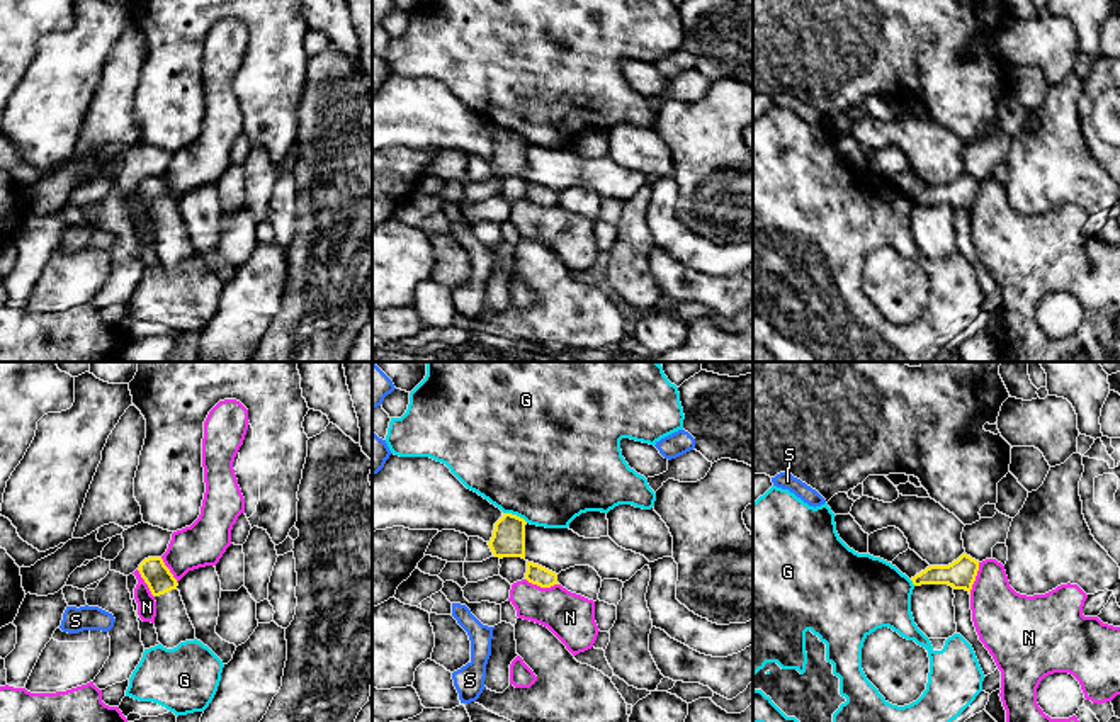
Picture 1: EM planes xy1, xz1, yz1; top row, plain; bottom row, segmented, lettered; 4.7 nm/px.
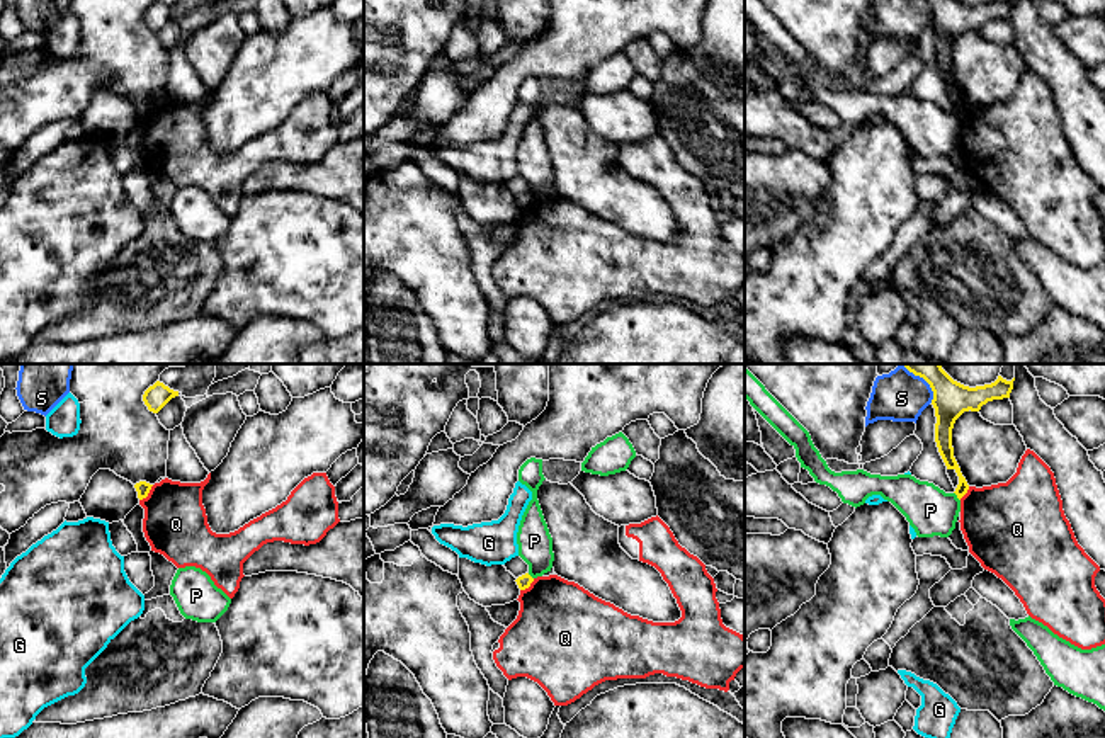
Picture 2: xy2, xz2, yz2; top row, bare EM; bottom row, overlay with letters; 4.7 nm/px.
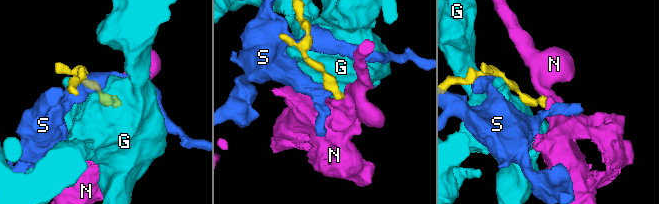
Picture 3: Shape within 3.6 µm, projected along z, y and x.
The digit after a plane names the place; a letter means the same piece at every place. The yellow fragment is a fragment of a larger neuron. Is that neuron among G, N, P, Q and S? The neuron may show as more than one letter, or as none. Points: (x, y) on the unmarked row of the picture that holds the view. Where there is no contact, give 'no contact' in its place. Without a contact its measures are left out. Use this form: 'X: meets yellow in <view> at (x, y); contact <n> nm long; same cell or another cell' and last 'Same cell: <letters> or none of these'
G: meets yellow in xz1 at (515, 135); contact 130 nm long; another cell
N: meets yellow in xz1 at (543, 206); contact 160 nm long; another cell
P: meets yellow in yz2 at (957, 116); contact 50 nm long; another cell
Q: meets yellow in xy2 at (148, 111); contact 100 nm long; another cell
S: meets yellow in yz2 at (932, 9); contact 110 nm long; another cell
Same cell: none of these

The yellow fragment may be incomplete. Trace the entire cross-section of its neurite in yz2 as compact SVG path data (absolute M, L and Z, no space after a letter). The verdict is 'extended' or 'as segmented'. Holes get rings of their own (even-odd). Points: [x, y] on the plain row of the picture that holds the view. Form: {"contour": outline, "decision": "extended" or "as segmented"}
{"contour": "M926 0L933 10L932 24L935 27L935 61L938 71L947 85L947 88L954 88L959 95L959 104L955 107L955 114L960 119L969 104L960 92L960 87L954 77L952 66L952 48L955 39L964 31L979 31L983 24L993 19L1010 17L1013 9L1013 0L994 0L991 3L969 7L957 0Z", "decision": "as segmented"}

